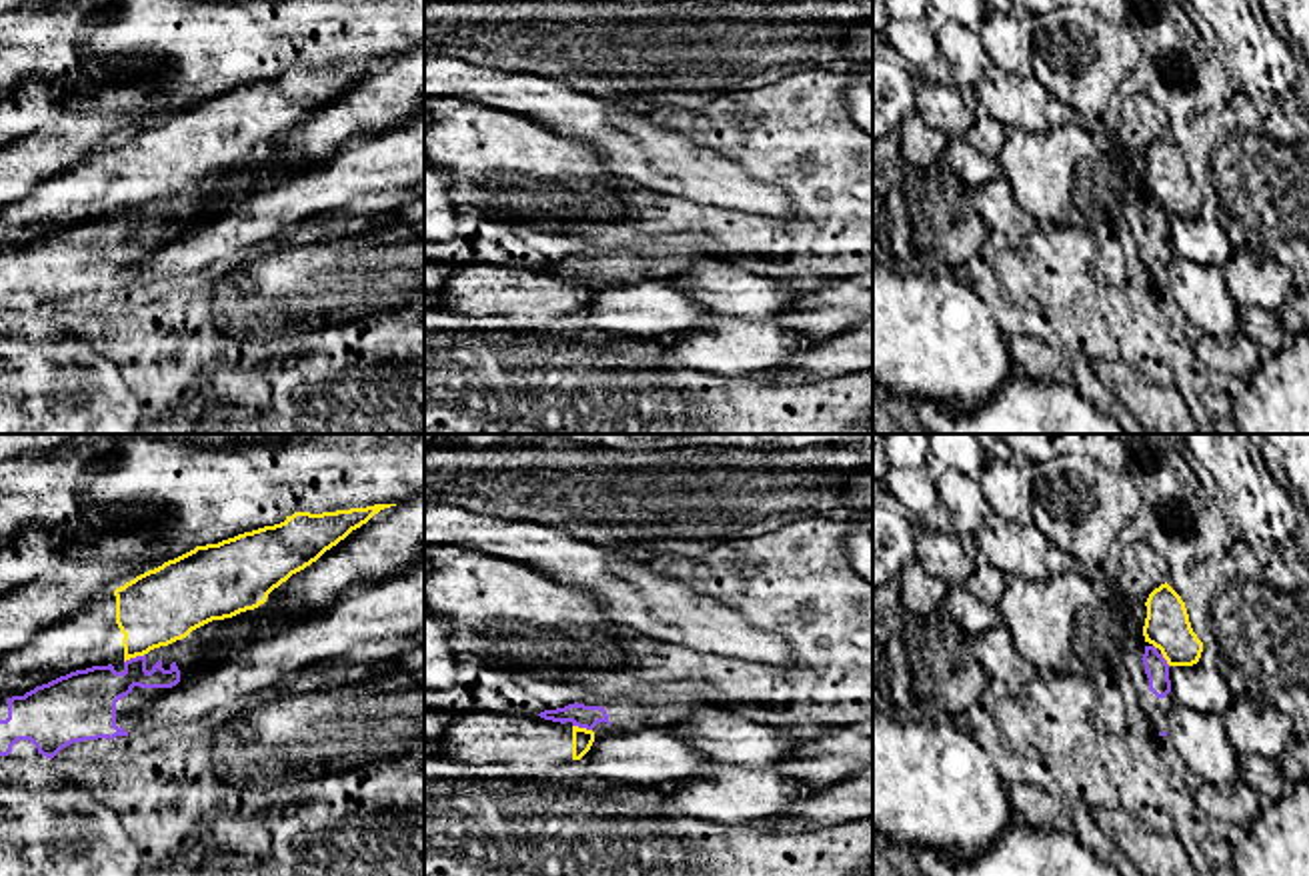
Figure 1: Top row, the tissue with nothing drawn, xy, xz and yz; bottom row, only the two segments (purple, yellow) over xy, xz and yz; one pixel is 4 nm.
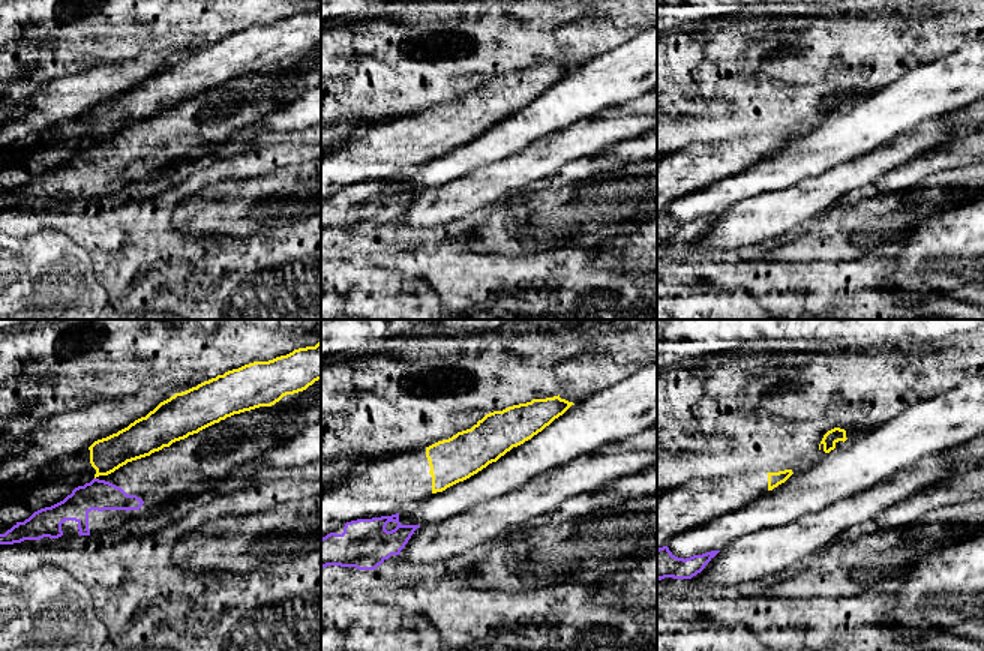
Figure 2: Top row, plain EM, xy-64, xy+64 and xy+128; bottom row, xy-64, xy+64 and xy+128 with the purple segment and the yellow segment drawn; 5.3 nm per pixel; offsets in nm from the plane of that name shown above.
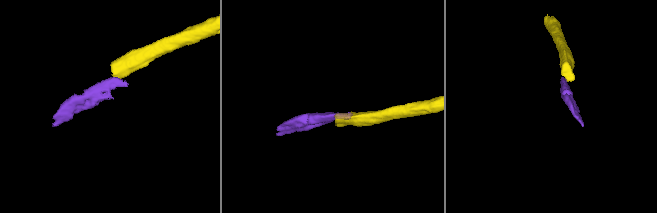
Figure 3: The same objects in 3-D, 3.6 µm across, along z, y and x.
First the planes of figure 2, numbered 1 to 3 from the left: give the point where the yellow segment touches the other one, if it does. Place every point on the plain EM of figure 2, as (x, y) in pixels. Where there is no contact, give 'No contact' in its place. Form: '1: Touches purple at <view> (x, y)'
1: No contact
2: No contact
3: No contact

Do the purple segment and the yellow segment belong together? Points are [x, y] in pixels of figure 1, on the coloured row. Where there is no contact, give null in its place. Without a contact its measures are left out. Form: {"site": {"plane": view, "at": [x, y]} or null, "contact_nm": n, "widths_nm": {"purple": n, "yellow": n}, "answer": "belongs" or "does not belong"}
{"site": {"plane": "xy", "at": [137, 656]}, "contact_nm": 100, "widths_nm": {"purple": 220, "yellow": 300}, "answer": "does not belong"}

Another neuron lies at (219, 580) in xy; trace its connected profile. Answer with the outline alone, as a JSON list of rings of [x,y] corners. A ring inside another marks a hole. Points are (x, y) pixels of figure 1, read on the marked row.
[[[396,504],[294,512],[284,522],[238,534],[148,570],[38,630],[0,658],[0,698],[92,666],[116,666],[186,638],[192,630],[254,610],[292,574]]]

